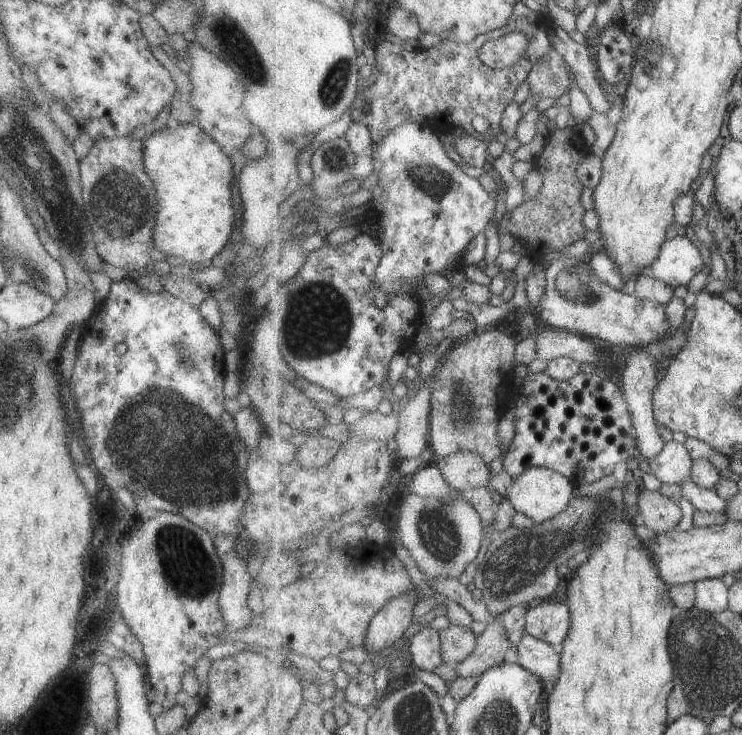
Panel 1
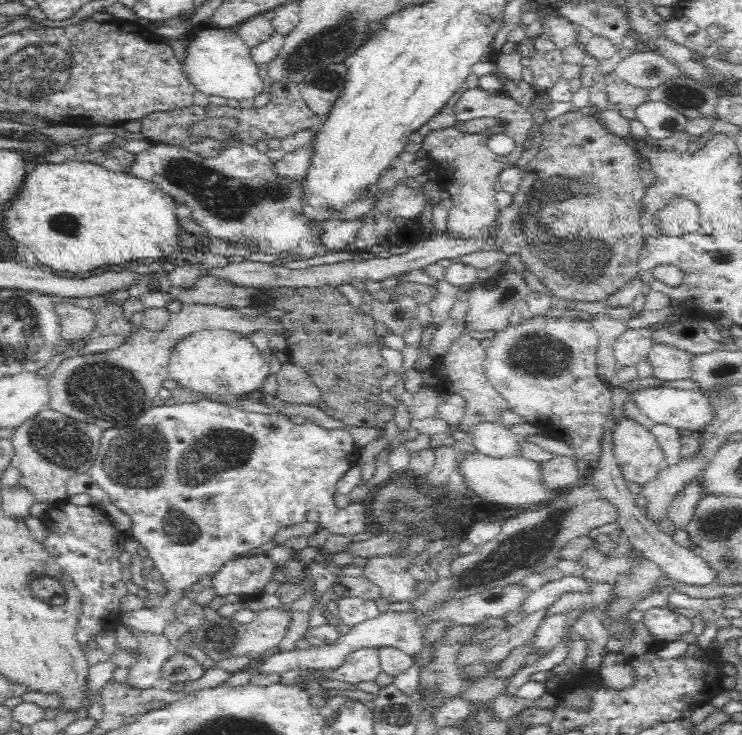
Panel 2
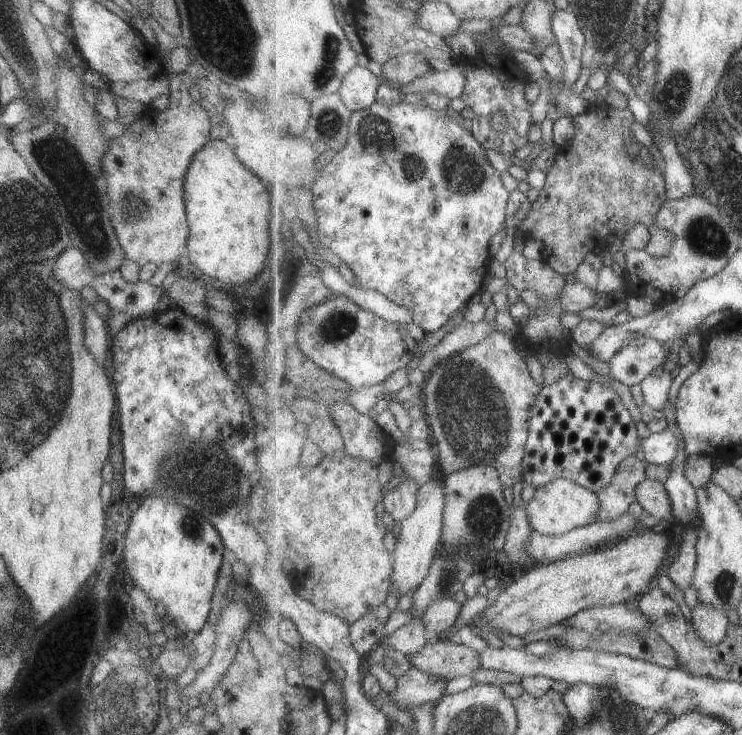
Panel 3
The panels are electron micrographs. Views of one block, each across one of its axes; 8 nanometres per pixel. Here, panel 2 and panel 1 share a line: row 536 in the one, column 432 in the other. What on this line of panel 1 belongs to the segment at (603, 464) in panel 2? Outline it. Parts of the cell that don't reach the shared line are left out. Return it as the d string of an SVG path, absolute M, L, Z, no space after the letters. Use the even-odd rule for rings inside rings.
M429 625L411 637L409 652L413 664L419 669L434 672L445 663L442 657L440 631Z

